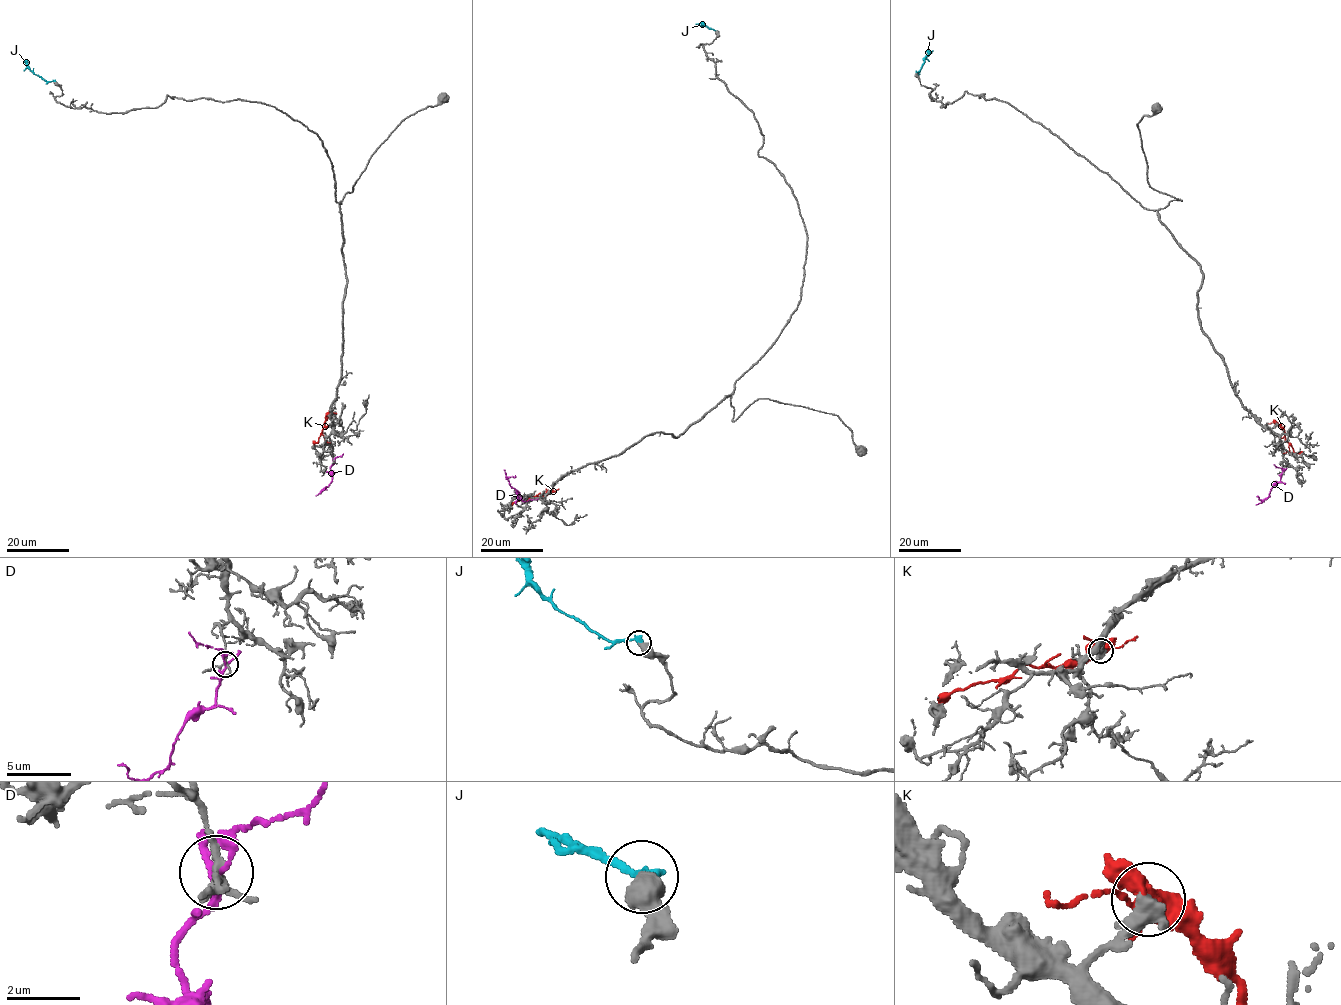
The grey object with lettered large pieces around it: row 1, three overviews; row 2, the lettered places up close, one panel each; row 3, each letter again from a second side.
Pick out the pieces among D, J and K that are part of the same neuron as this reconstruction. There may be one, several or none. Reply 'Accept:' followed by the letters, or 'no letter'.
Accept: J

